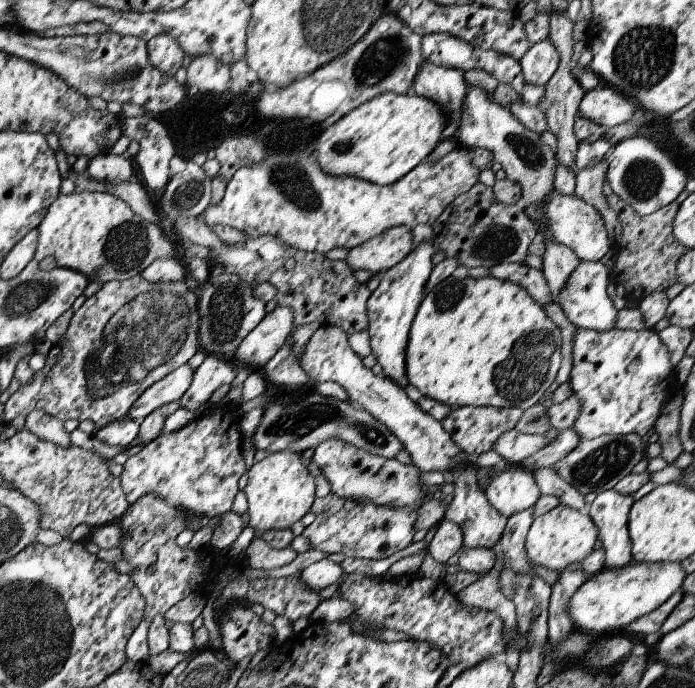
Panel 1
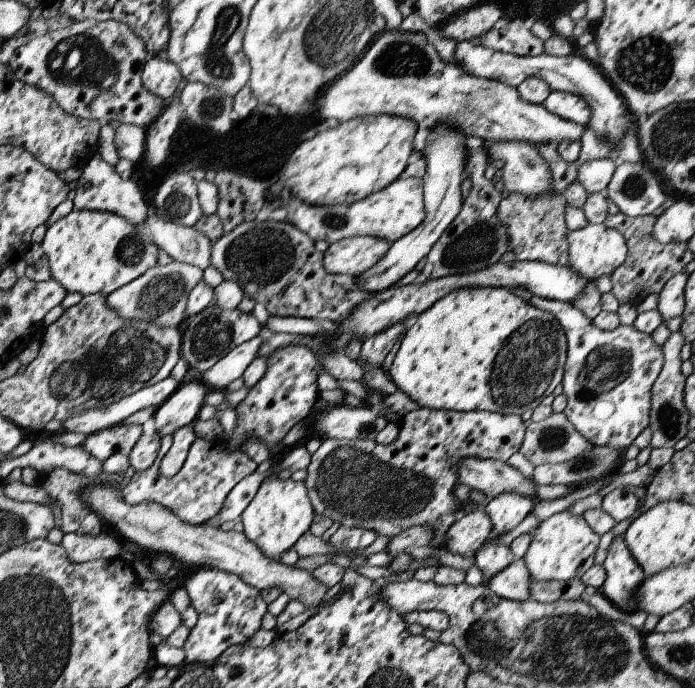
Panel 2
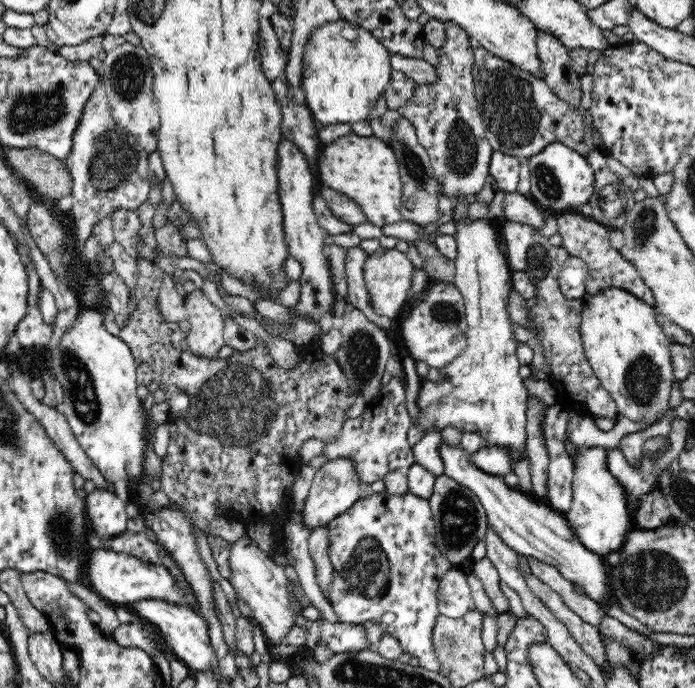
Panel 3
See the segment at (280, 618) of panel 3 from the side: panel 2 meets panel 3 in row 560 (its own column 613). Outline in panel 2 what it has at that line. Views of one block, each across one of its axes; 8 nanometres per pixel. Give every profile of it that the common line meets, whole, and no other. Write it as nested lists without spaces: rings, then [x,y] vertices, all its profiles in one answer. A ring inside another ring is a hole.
[[[585,224],[579,230],[567,230],[565,240],[569,267],[587,280],[594,281],[599,276],[610,276],[625,260],[627,240],[619,232],[606,228],[603,224]]]

